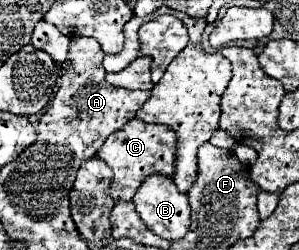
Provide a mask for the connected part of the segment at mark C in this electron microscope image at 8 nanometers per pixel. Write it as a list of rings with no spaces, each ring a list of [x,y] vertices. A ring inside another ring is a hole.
[[[133,118],[119,132],[113,132],[105,140],[101,150],[97,152],[97,158],[107,162],[107,166],[113,170],[113,180],[109,186],[111,198],[115,202],[117,200],[131,202],[147,176],[161,174],[173,178],[175,158],[177,158],[177,134],[165,124],[145,124]]]

